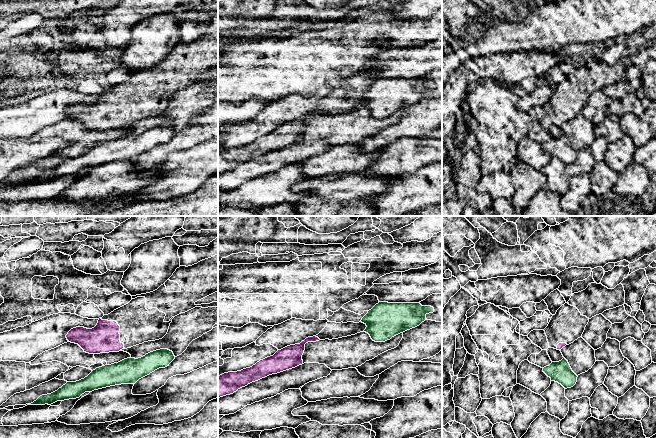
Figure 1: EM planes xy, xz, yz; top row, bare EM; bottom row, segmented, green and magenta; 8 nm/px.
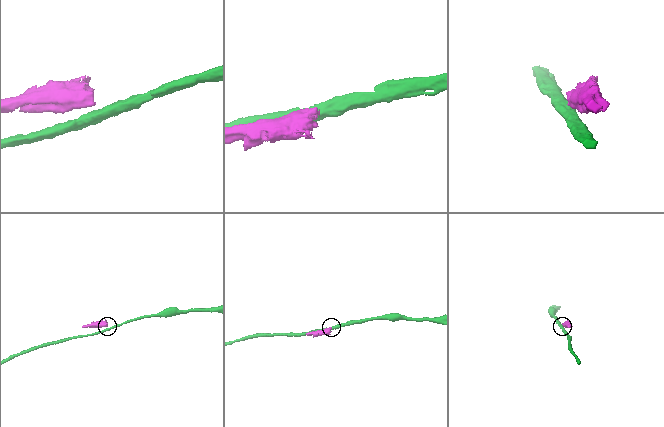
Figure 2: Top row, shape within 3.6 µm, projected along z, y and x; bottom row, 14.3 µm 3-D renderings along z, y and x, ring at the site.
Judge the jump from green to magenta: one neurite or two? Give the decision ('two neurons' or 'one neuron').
two neurons

